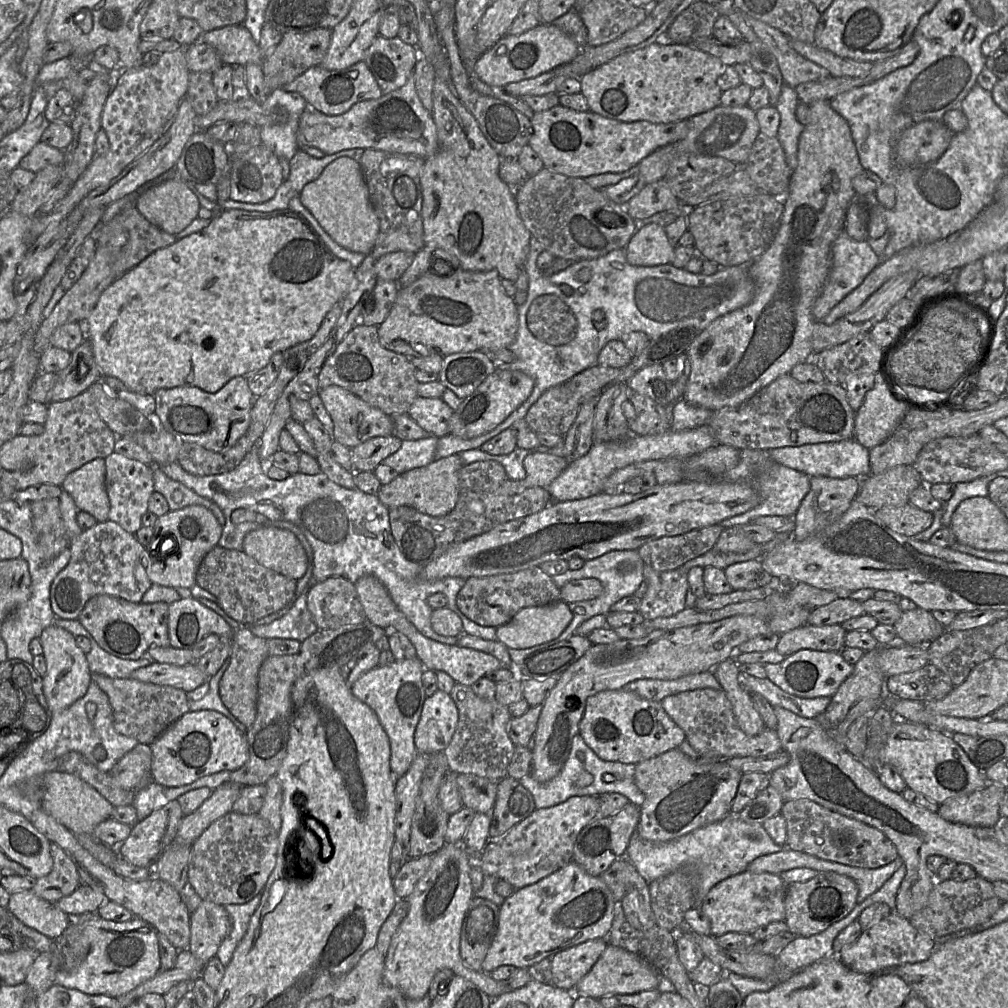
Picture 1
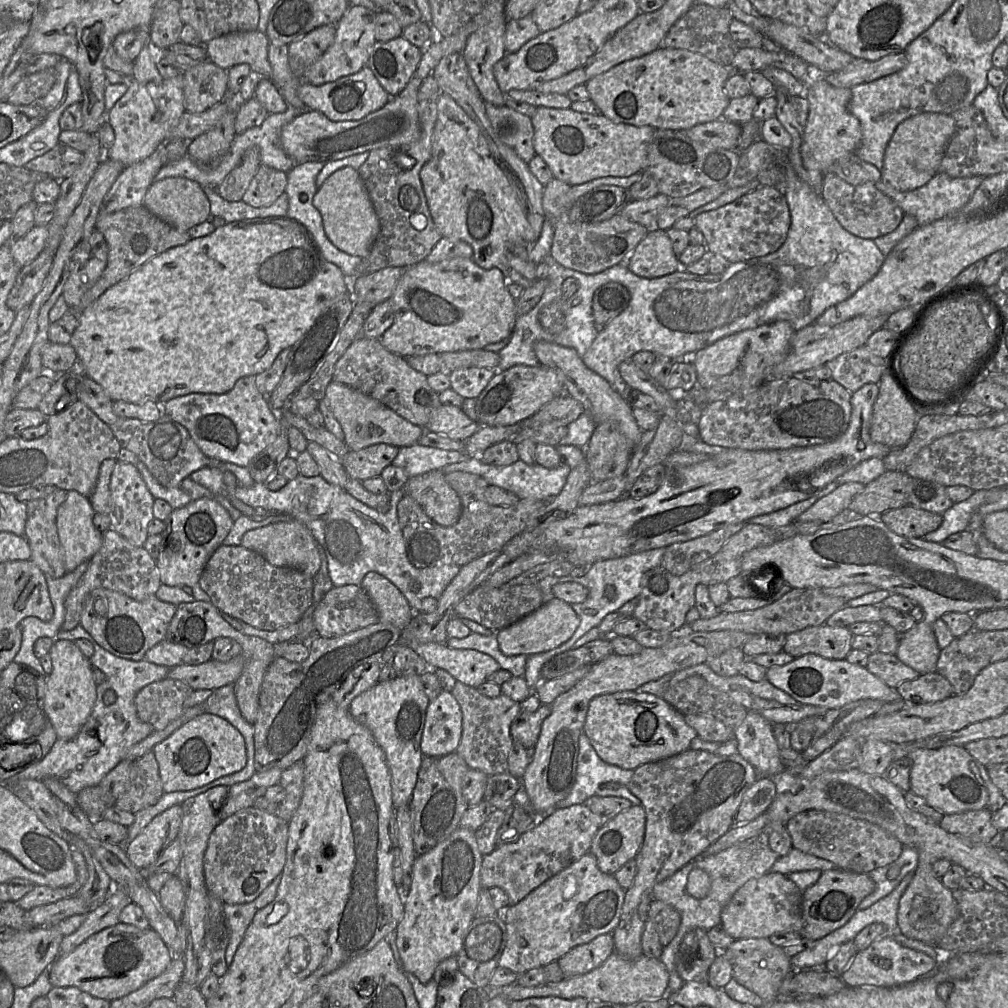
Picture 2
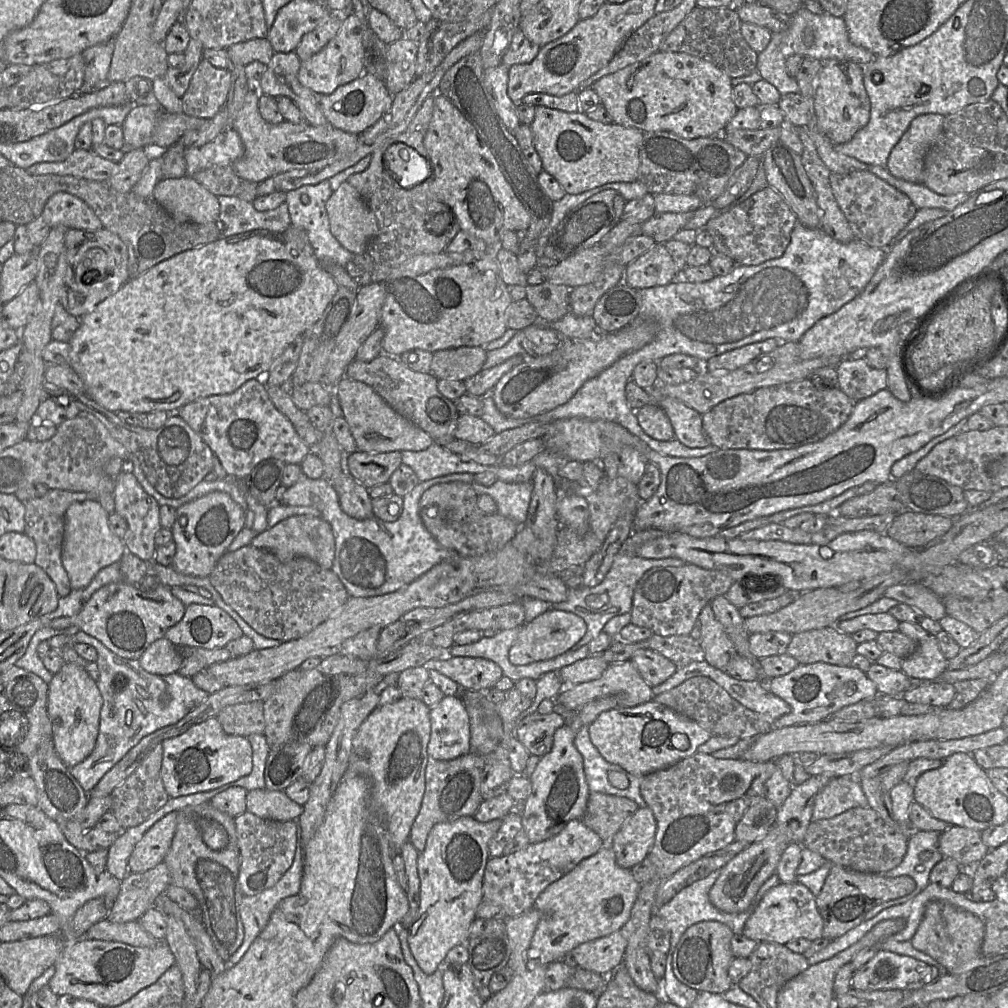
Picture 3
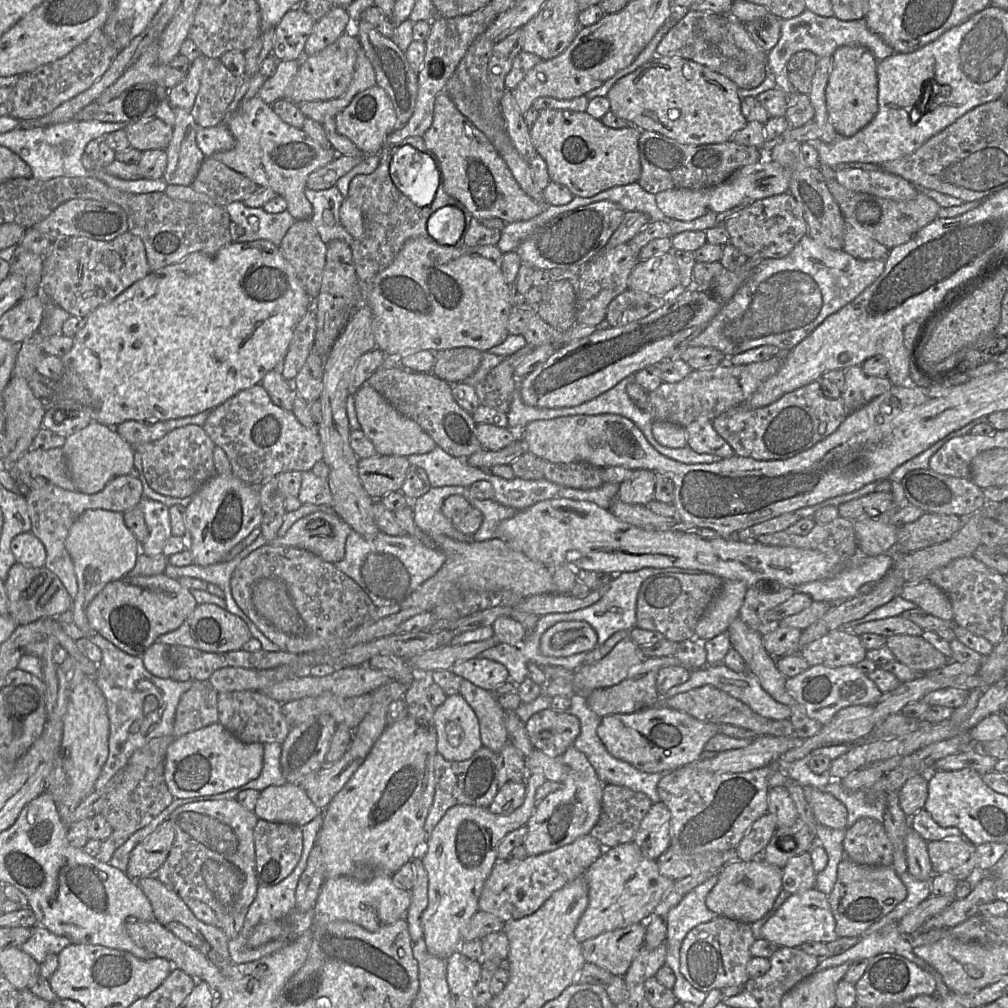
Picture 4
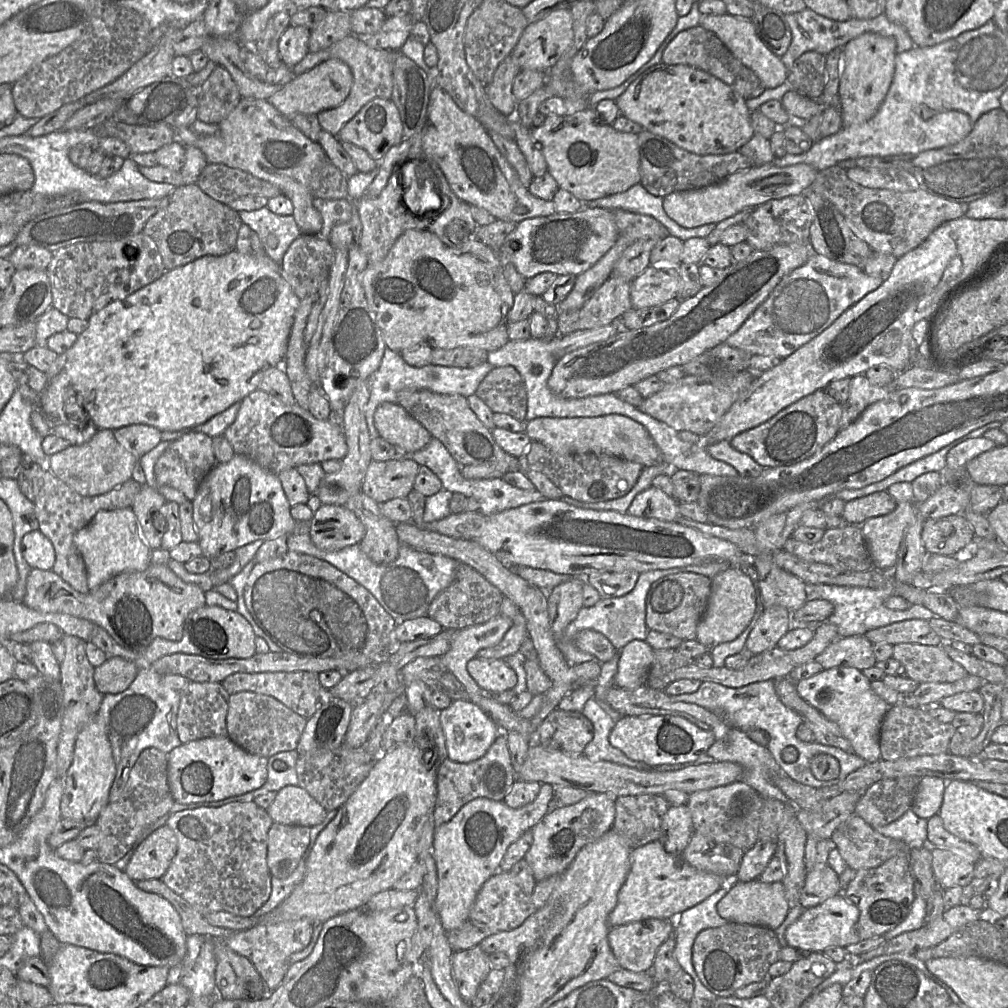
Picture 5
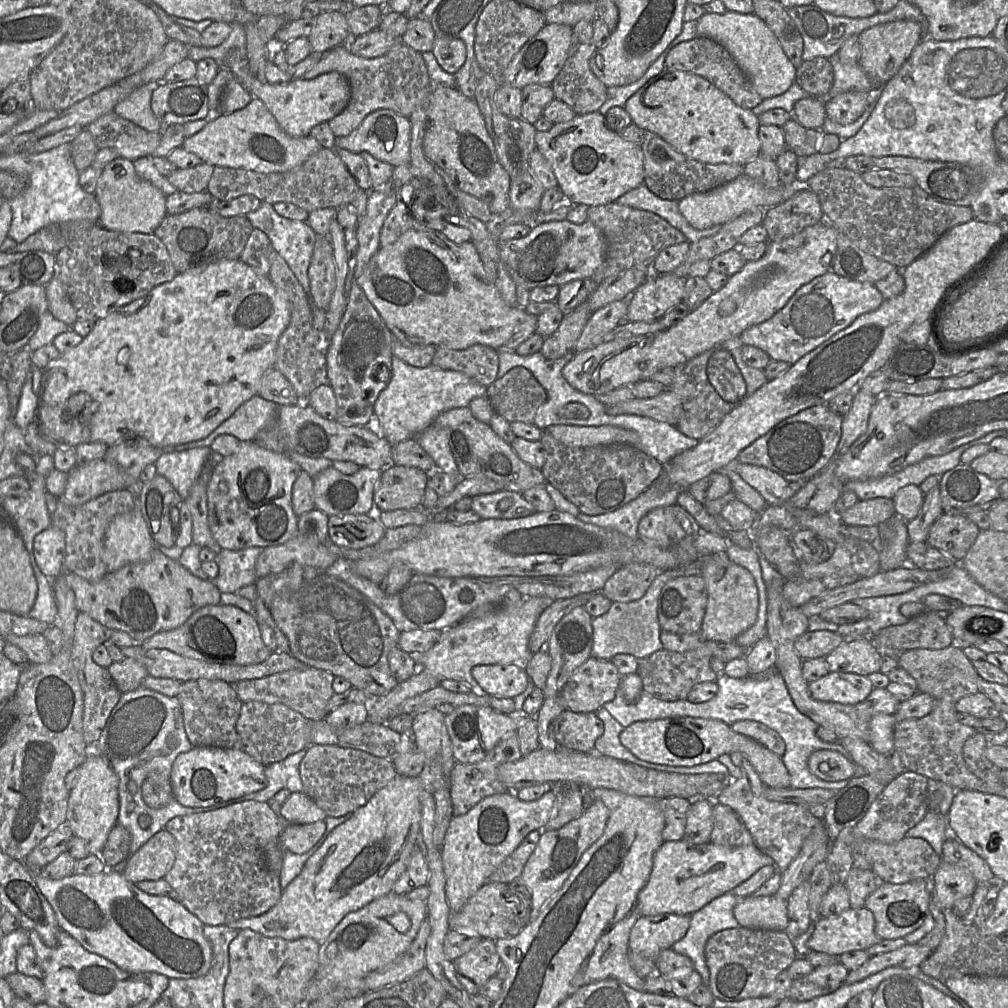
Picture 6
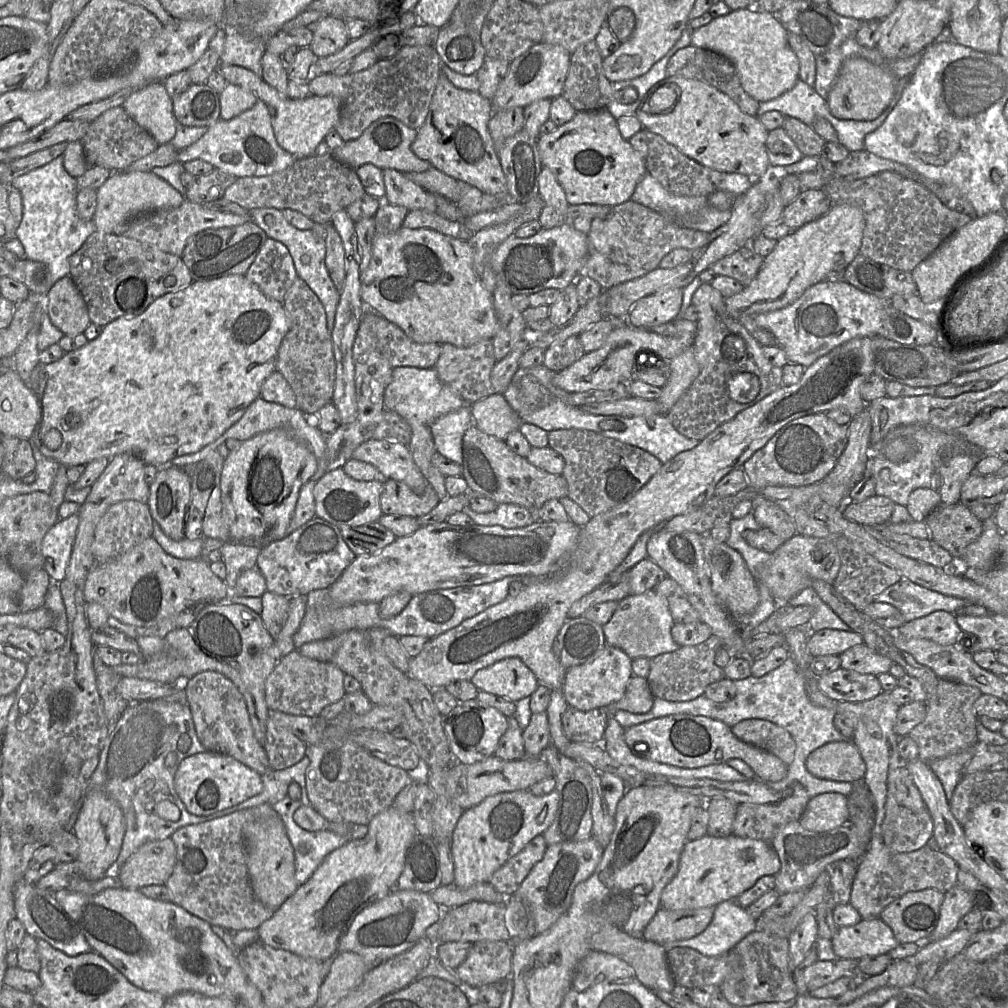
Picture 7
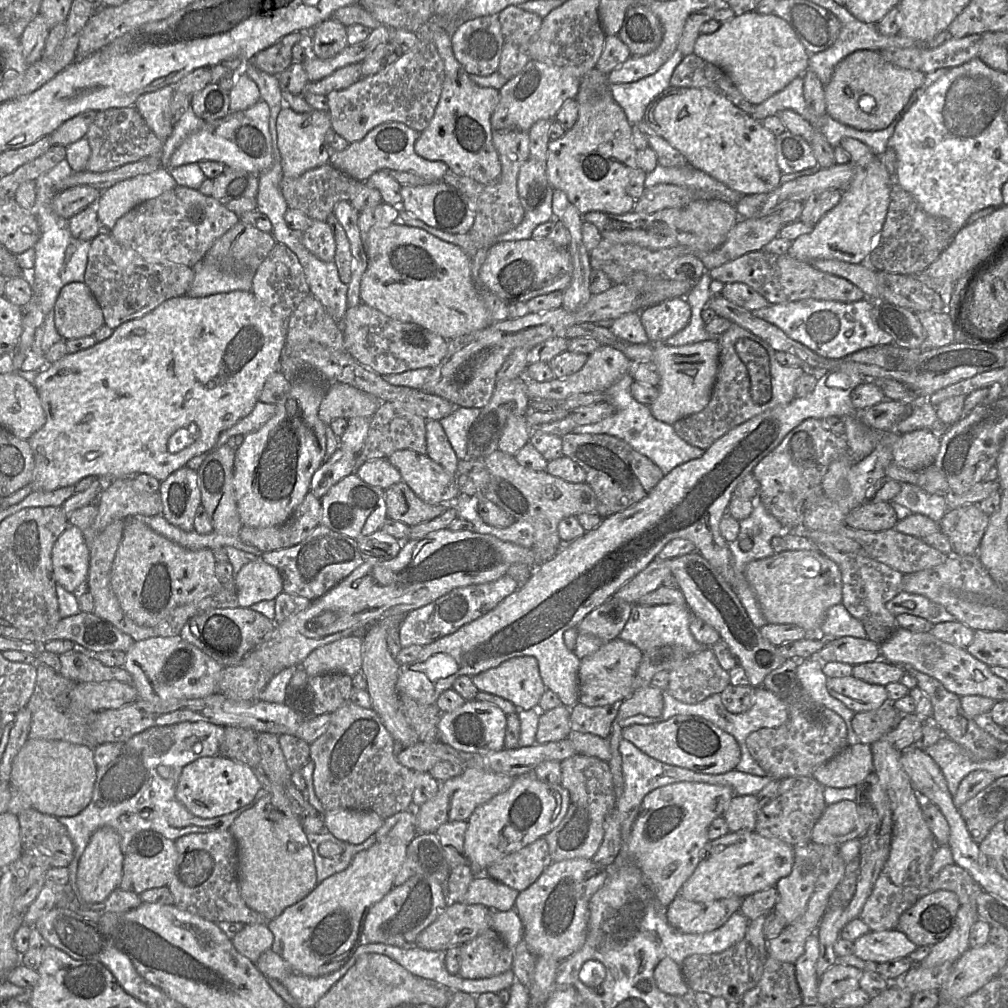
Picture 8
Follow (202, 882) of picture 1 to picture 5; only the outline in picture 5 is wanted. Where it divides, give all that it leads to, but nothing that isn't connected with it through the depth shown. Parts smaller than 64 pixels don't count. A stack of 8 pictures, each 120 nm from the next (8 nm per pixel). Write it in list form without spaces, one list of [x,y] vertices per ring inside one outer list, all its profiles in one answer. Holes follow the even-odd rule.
[[[272,824],[267,835],[267,865],[272,877],[285,879],[296,869],[309,845],[310,828]]]

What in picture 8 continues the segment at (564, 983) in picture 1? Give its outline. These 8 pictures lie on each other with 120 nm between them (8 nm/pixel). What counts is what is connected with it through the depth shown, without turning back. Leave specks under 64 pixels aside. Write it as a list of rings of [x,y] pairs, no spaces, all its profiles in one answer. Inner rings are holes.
[[[677,896],[667,906],[667,920],[672,927],[681,931],[682,933],[703,934],[719,928],[727,922],[732,914],[740,912],[742,899],[743,898],[741,897],[730,897],[711,902],[694,902]]]

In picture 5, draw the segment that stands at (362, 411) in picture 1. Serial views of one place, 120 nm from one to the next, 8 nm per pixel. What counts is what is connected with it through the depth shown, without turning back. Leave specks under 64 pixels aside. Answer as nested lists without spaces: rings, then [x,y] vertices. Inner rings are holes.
[[[381,403],[374,423],[381,438],[410,454],[423,449],[432,439],[430,432],[397,403]]]

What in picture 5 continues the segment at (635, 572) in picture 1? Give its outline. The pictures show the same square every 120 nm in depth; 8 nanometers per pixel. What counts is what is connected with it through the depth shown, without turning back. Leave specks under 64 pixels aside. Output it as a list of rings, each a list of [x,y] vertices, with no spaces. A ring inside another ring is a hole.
[[[714,561],[702,565],[689,565],[684,567],[674,567],[664,570],[651,570],[642,572],[639,575],[634,589],[628,594],[620,597],[601,599],[594,606],[583,607],[577,617],[569,624],[565,630],[567,640],[584,629],[597,631],[604,635],[619,652],[624,646],[633,640],[646,640],[649,628],[646,624],[646,597],[650,586],[658,579],[667,575],[679,573],[696,573],[714,578],[718,573],[726,570],[730,565],[725,561]]]

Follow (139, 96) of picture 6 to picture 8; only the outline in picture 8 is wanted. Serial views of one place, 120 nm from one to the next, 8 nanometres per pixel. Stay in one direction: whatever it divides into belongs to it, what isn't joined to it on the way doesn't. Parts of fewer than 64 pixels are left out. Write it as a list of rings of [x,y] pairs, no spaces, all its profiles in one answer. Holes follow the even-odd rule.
[[[165,86],[155,92],[141,95],[134,105],[148,127],[162,142],[173,131],[169,109],[173,93],[173,86]]]

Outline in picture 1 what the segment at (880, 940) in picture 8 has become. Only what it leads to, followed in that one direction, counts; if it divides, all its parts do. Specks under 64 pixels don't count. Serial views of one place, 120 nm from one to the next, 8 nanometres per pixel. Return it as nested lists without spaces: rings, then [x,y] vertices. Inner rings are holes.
[[[748,871],[728,877],[717,883],[698,905],[710,922],[710,936],[729,932],[752,934],[770,922],[784,922],[787,884],[777,874],[750,873]]]

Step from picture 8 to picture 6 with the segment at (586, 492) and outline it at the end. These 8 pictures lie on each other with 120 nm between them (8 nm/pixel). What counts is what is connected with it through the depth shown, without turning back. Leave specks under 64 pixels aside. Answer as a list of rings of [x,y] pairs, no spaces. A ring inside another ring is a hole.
[[[470,407],[454,408],[442,412],[433,422],[434,427],[448,431],[449,444],[461,474],[460,478],[488,478],[501,489],[522,494],[538,485],[545,485],[546,478],[540,469],[522,461],[510,444],[490,427],[474,417]]]

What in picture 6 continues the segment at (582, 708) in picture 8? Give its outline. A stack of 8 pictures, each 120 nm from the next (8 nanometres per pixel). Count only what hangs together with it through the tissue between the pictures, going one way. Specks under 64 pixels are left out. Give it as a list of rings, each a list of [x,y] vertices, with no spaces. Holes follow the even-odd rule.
[[[564,709],[553,721],[553,734],[558,748],[583,753],[593,752],[595,741],[603,730],[603,722],[595,712],[575,713]]]

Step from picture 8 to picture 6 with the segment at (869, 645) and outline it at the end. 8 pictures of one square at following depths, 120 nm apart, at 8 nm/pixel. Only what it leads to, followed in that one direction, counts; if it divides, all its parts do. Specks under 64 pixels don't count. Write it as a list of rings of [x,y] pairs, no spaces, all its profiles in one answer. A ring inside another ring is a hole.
[[[807,630],[795,640],[794,647],[802,659],[825,658],[844,641],[844,638],[837,632]]]

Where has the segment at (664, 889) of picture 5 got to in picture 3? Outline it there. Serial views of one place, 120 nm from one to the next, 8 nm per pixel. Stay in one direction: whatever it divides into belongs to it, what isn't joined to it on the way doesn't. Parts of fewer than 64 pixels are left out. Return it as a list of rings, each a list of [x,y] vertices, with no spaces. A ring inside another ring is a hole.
[[[604,843],[604,847],[597,853],[582,860],[570,872],[546,887],[535,900],[533,908],[542,913],[542,918],[532,937],[528,959],[535,964],[548,966],[553,962],[562,961],[580,944],[619,931],[630,918],[641,885],[634,879],[630,869],[617,865],[610,843]]]

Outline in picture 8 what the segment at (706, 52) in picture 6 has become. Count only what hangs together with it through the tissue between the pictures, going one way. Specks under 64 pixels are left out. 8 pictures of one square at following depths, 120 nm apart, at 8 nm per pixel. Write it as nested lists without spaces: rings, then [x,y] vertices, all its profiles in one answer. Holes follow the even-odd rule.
[[[695,53],[683,57],[671,76],[670,84],[672,87],[678,88],[708,88],[730,100],[748,115],[752,115],[755,107],[741,94],[726,72],[700,58]]]

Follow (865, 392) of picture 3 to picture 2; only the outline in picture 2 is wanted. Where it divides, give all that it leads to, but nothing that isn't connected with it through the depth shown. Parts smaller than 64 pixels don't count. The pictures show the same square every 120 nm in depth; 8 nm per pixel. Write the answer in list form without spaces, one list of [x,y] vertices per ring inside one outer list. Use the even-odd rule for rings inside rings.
[[[866,345],[843,353],[824,365],[831,372],[831,379],[839,383],[850,393],[857,391],[865,384],[879,383],[882,375],[890,371],[890,362],[873,354]]]

